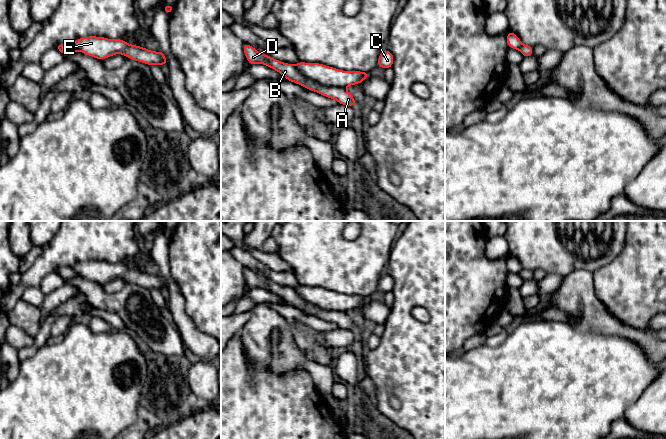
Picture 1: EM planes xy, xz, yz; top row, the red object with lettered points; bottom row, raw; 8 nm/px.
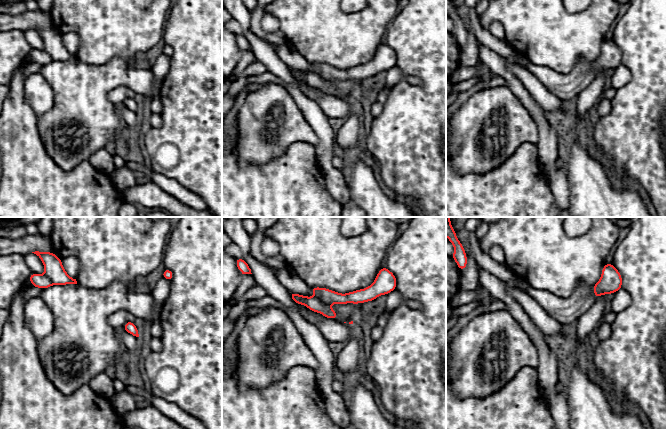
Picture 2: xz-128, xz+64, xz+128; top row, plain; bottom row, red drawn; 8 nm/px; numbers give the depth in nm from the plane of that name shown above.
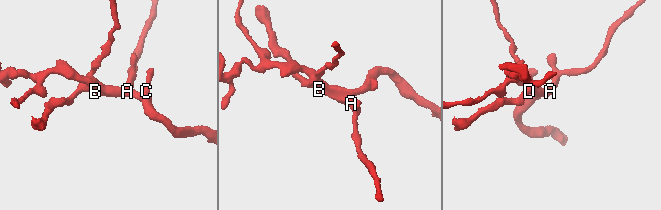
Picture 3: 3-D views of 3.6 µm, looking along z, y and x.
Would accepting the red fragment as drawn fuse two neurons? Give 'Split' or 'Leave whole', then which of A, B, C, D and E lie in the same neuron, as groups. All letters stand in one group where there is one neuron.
Split. Groups: A B D / C E

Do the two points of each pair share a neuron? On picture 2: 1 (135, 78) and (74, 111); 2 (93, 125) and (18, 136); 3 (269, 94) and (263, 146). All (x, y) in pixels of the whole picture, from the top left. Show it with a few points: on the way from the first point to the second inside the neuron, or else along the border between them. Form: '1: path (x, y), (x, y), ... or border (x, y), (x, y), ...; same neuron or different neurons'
1: path (120, 78), (107, 78), (89, 96); same neuron
2: border (36, 117), (39, 138), (48, 155); different neurons
3: path (268, 107), (264, 115), (263, 133); same neuron

